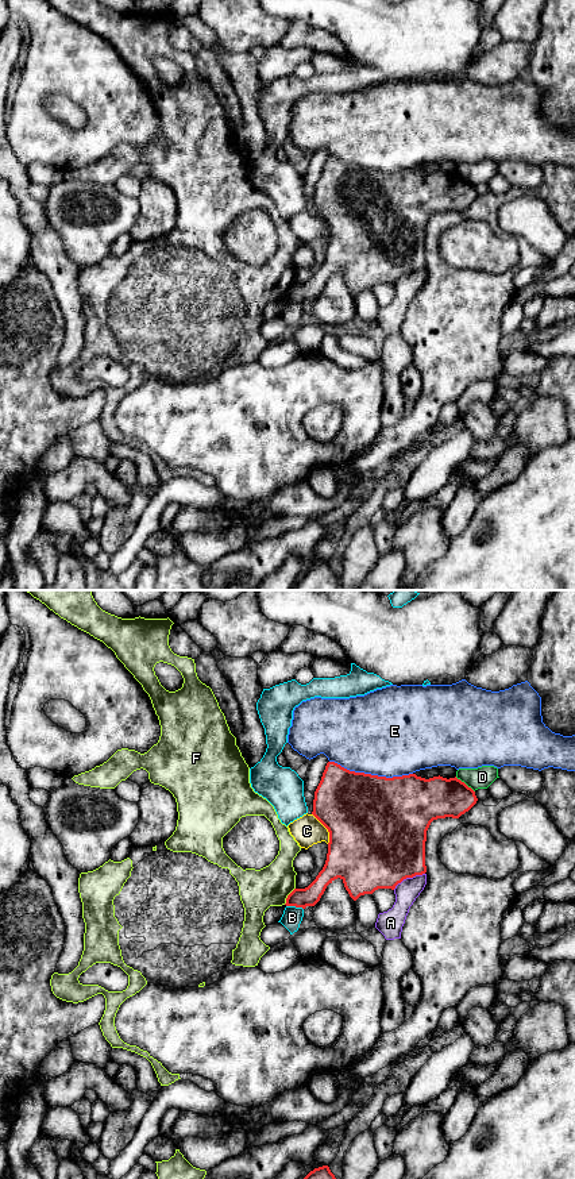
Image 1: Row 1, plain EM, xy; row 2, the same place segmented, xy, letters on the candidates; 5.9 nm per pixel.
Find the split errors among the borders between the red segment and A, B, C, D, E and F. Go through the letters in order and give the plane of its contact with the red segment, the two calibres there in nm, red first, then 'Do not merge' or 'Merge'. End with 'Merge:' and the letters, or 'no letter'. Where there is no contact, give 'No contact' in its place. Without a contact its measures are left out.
A: Touches red in xy. Thickness 500 nm (red) against 140 nm. Do not merge
B: Touches red in xy. Thickness 120 nm (red) against 120 nm. Do not merge
C: Touches red in xy. Thickness 480 nm (red) against 180 nm. Do not merge
D: Touches red in xy. Thickness 260 nm (red) against 130 nm. Do not merge
E: Touches red in xy. Thickness 500 nm (red) against 500 nm. Do not merge
F: Touches red in xy. Thickness 120 nm (red) against 240 nm. Do not merge
Merge: no letter

